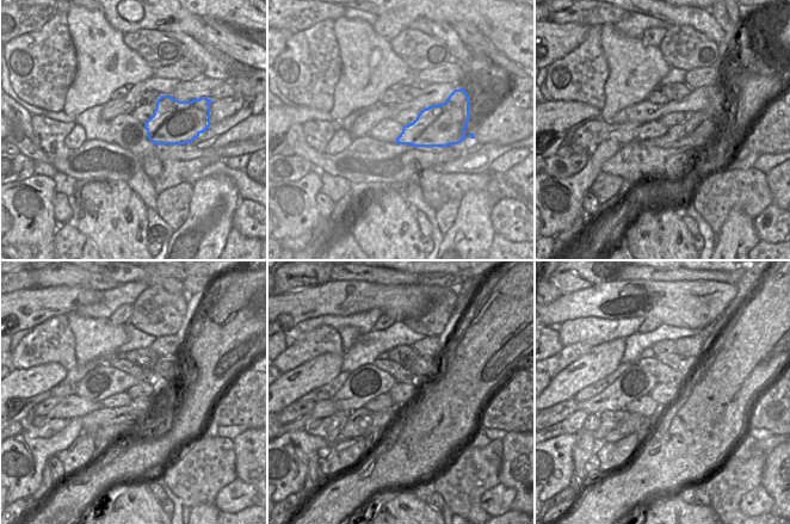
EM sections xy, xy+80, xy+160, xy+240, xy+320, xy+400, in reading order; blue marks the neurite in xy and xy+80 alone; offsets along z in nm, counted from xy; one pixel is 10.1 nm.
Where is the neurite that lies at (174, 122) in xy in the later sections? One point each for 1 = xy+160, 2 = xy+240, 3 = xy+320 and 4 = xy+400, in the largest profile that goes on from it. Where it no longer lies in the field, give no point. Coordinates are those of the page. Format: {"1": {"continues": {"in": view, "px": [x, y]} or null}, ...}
{"1": {"continues": {"in": "xy+160", "px": [696, 131]}}, "2": {"continues": {"in": "xy+240", "px": [136, 410]}}, "3": {"continues": {"in": "xy+320", "px": [360, 421]}}, "4": {"continues": {"in": "xy+400", "px": [631, 421]}}}

